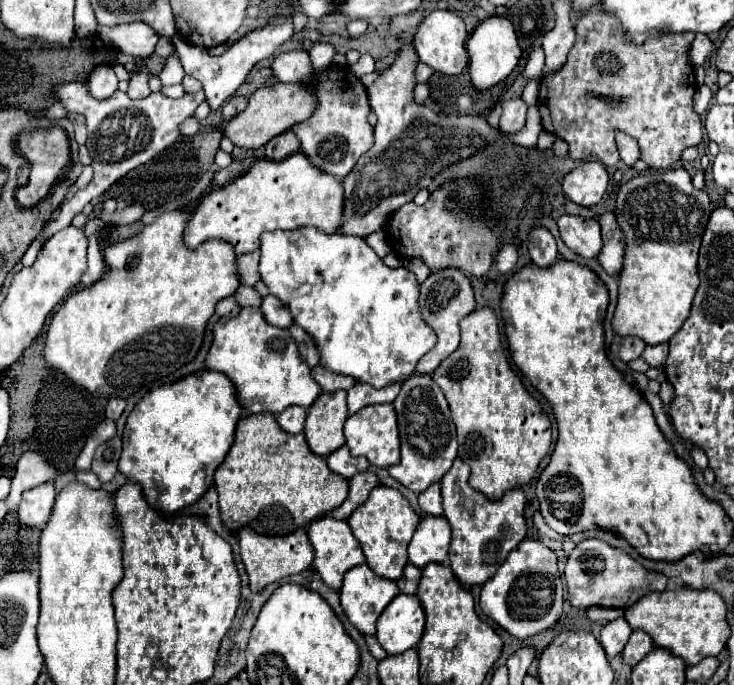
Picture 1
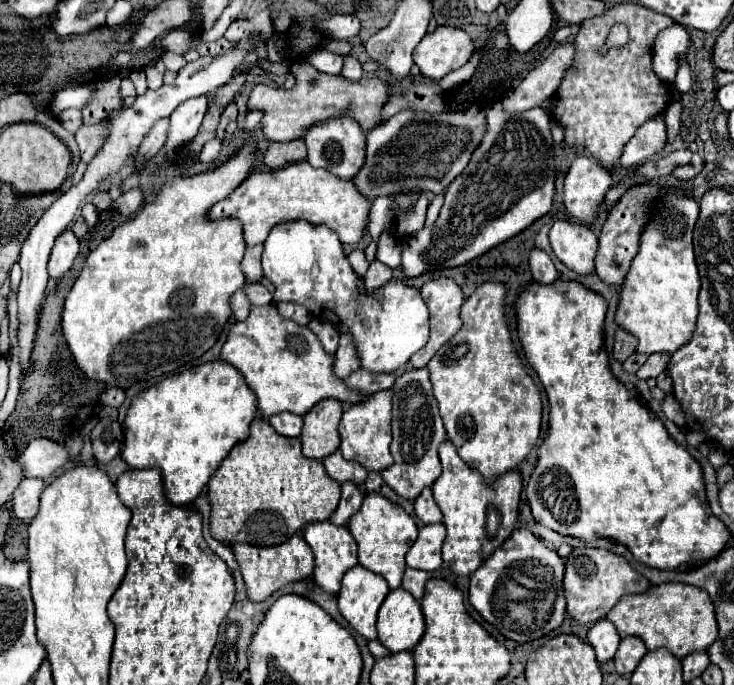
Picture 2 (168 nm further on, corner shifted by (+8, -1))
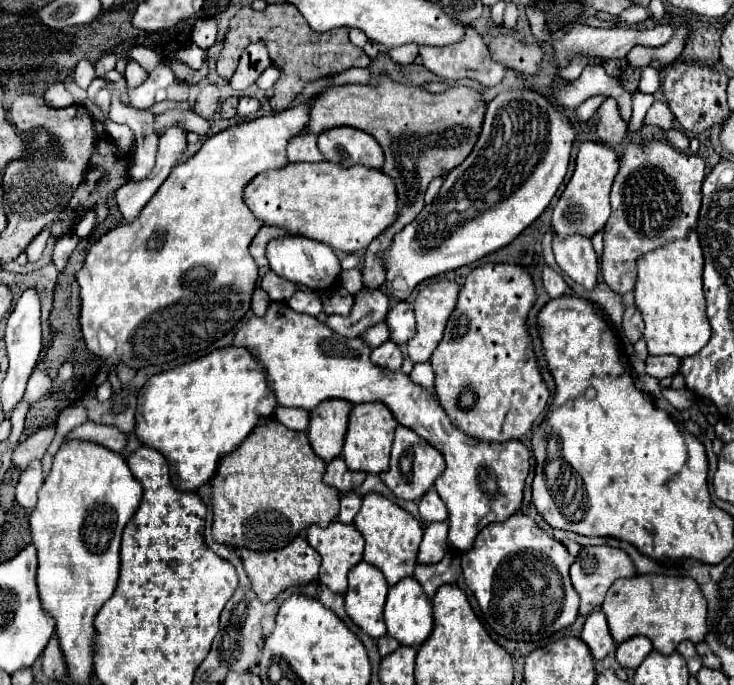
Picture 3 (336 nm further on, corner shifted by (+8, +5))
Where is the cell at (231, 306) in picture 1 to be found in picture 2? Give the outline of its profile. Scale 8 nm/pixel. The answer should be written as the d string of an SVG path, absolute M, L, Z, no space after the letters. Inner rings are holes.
M240 288L234 296L232 296L232 310L234 310L234 318L236 320L246 320L248 314L250 314L250 304L248 304L248 298L246 298L246 292L244 288Z

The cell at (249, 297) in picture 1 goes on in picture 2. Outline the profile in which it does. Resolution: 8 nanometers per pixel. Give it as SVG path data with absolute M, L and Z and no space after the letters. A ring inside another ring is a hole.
M260 282L246 284L246 294L248 294L248 300L252 306L262 306L262 304L272 302L272 292L268 292Z

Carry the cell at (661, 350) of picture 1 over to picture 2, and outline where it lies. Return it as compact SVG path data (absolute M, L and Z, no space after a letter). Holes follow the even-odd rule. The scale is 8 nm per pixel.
M652 354L648 356L646 364L638 370L638 378L648 380L648 378L658 378L658 374L662 374L668 368L668 354Z

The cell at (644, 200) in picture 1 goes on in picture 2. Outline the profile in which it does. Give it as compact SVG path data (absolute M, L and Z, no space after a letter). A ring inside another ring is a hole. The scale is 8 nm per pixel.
M678 188L662 198L662 210L642 234L640 250L632 260L630 272L620 292L616 322L638 338L638 352L672 354L692 338L698 318L700 276L694 260L692 230L698 218L698 204Z

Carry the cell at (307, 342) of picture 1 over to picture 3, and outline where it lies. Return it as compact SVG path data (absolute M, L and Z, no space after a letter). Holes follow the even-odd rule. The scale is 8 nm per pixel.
M360 290L354 300L354 308L348 318L344 316L328 316L326 326L346 338L360 336L366 328L378 324L384 320L384 314L388 312L390 298L382 290Z

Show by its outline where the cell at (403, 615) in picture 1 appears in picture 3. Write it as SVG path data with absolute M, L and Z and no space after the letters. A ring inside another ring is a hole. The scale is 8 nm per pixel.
M410 576L390 586L384 622L388 636L404 646L420 646L432 632L432 606L420 584Z

